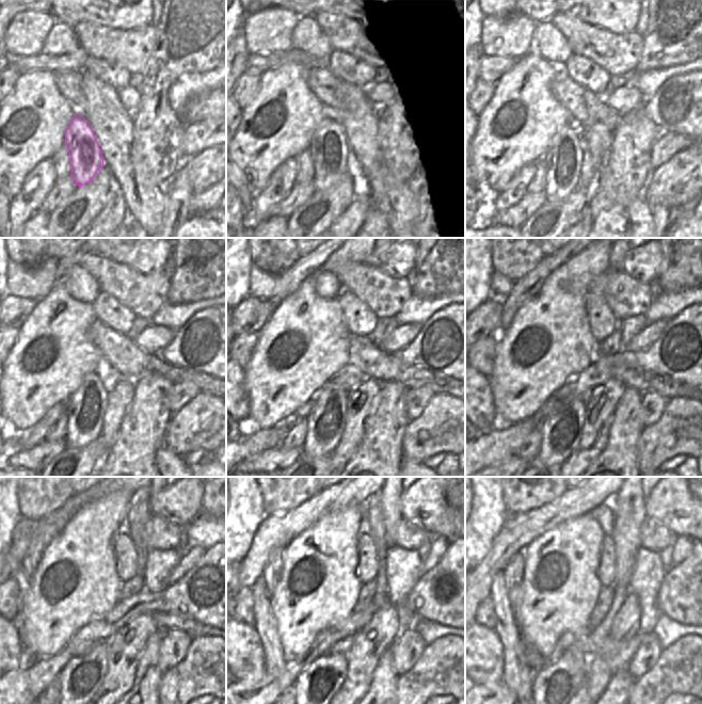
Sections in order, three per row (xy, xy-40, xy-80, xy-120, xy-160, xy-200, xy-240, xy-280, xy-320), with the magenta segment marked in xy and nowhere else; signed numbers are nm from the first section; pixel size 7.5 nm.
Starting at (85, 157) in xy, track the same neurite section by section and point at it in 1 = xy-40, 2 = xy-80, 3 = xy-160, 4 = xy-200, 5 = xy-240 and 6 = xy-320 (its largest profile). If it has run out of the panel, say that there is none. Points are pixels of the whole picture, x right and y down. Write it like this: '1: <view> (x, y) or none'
1: xy-40 (328, 149)
2: xy-80 (564, 159)
3: xy-160 (325, 424)
4: xy-200 (561, 433)
5: xy-240 (82, 676)
6: xy-320 (554, 687)

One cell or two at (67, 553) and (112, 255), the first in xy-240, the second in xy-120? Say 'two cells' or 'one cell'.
two cells

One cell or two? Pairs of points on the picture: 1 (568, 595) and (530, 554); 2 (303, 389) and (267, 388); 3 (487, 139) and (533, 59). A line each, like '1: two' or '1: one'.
1: one
2: one
3: one

